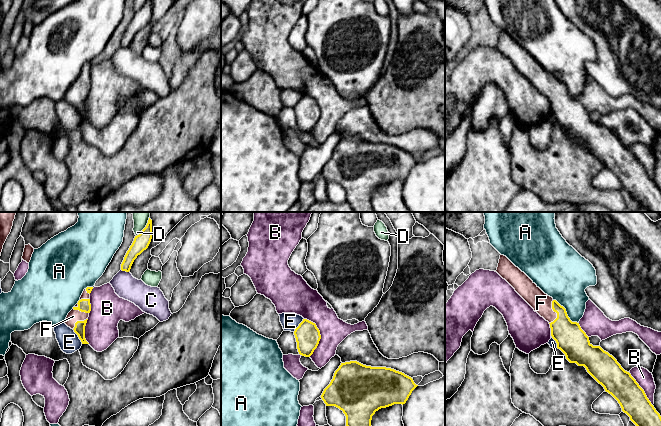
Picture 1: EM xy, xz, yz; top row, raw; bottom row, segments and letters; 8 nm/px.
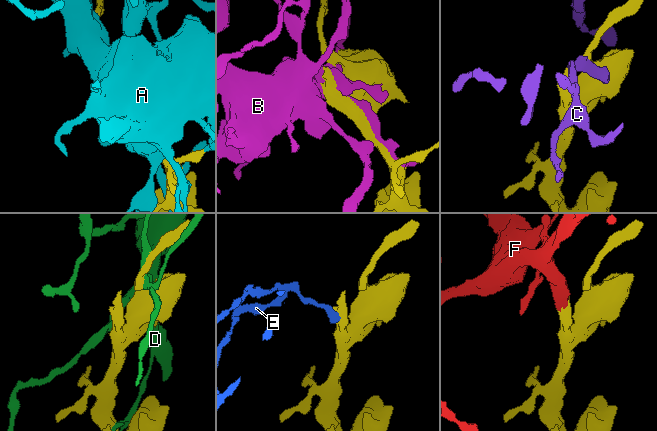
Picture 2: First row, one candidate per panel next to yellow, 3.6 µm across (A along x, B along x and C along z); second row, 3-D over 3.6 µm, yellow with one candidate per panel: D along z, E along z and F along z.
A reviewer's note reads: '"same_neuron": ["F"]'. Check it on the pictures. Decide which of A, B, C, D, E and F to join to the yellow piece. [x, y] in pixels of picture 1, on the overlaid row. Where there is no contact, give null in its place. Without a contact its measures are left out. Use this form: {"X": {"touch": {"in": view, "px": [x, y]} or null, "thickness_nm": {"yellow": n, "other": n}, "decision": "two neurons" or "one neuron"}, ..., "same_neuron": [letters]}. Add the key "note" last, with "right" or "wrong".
{"A": {"touch": {"in": "yz", "px": [566, 312]}, "thickness_nm": {"yellow": 240, "other": 340}, "decision": "two neurons"}, "B": {"touch": {"in": "xz", "px": [320, 335]}, "thickness_nm": {"yellow": 200, "other": 220}, "decision": "two neurons"}, "C": {"touch": {"in": "xy", "px": [125, 270]}, "thickness_nm": {"yellow": 120, "other": 190}, "decision": "two neurons"}, "D": {"touch": {"in": "xy", "px": [145, 227]}, "thickness_nm": {"yellow": 130, "other": 140}, "decision": "two neurons"}, "E": {"touch": {"in": "xy", "px": [78, 336]}, "thickness_nm": {"yellow": 90, "other": 170}, "decision": "two neurons"}, "F": {"touch": {"in": "yz", "px": [555, 311]}, "thickness_nm": {"yellow": 240, "other": 160}, "decision": "one neuron"}, "same_neuron": ["F"], "note": "right"}

